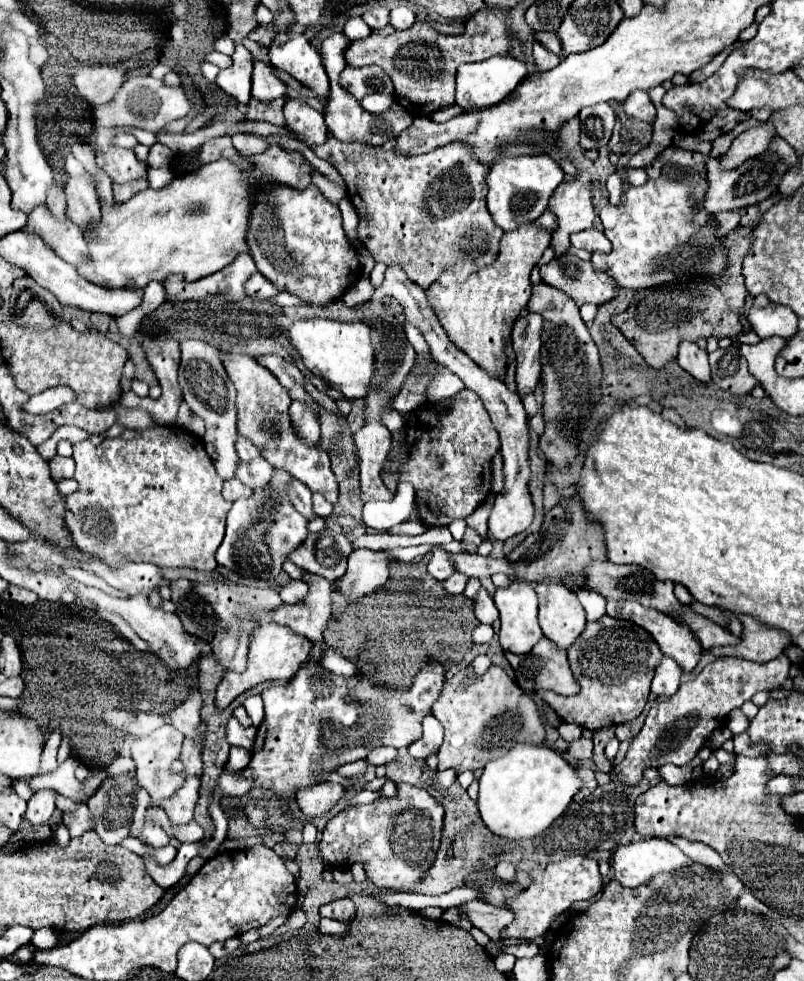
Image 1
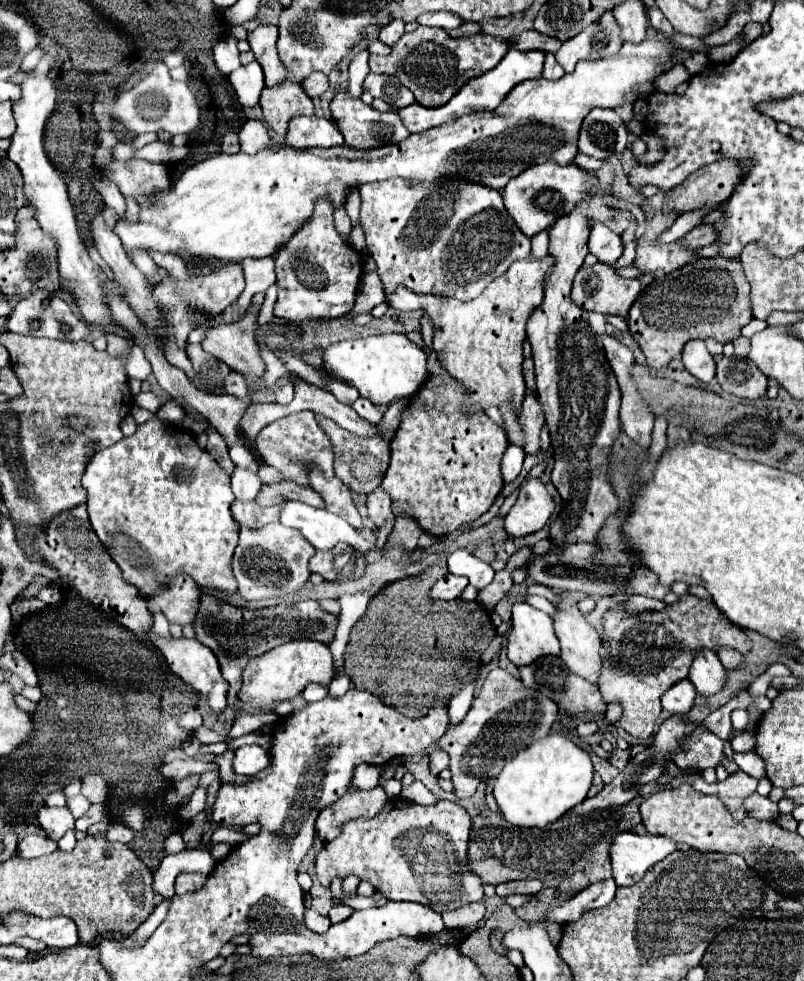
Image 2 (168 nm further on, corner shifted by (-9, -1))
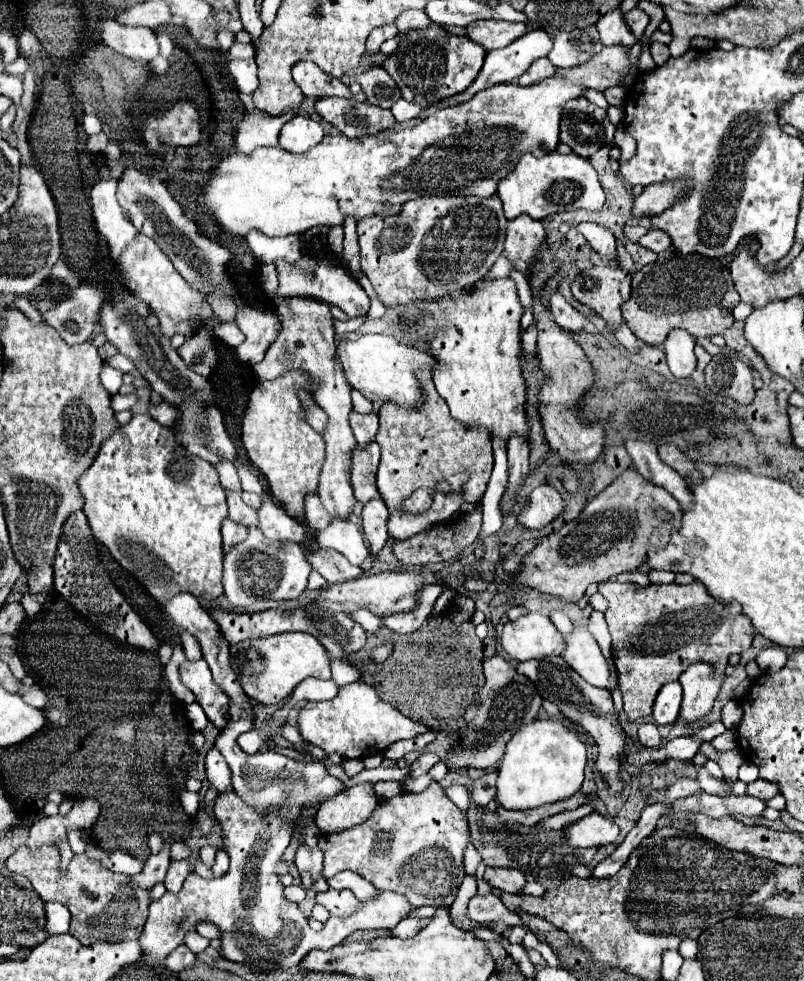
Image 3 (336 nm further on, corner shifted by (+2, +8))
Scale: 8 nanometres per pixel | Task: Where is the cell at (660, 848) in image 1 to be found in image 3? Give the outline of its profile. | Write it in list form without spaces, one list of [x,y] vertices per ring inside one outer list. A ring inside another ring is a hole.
[[[592,812],[568,826],[564,826],[564,838],[572,848],[592,848],[606,846],[614,842],[620,834],[620,828],[606,816]]]

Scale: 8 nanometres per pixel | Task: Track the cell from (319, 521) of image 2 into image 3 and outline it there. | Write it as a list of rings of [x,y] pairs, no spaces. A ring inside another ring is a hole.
[[[334,520],[324,532],[316,532],[316,542],[320,548],[338,550],[354,566],[360,566],[370,556],[364,546],[362,532],[350,520]]]

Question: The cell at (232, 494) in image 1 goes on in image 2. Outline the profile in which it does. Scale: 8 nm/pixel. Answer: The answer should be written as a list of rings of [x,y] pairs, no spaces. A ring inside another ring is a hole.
[[[235,499],[231,505],[231,513],[239,525],[247,525],[247,527],[263,527],[269,521],[277,521],[277,517],[271,519],[269,509],[259,507],[255,501],[241,503],[239,499]]]

